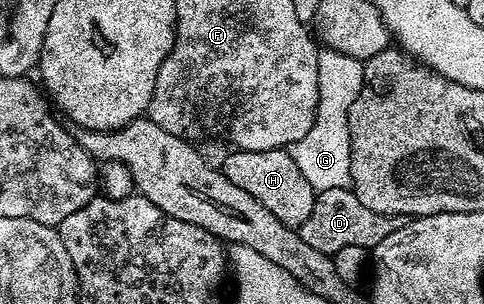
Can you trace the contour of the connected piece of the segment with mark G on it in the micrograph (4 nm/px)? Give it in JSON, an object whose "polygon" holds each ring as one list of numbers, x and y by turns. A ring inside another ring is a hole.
{"polygon":[[324,48,319,55,319,102,309,135,290,150,291,157,301,167,301,175,309,179,316,191,351,188,351,132,349,107,363,86,363,62,349,55]]}

